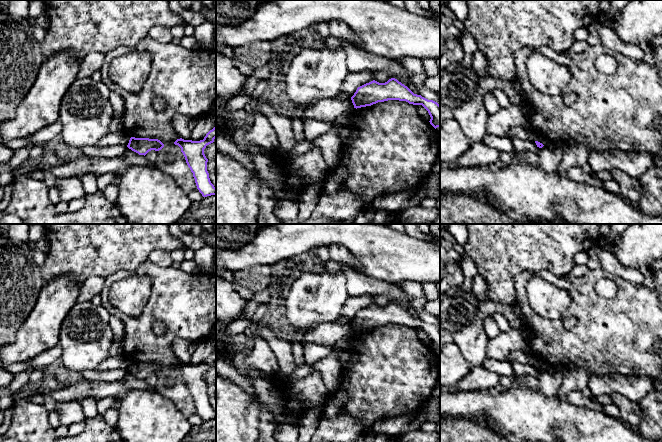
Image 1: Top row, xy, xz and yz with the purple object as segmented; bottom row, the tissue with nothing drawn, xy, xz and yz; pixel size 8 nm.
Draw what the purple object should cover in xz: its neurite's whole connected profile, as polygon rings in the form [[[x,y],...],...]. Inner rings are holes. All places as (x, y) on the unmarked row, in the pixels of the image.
[[[391,302],[385,307],[373,304],[364,308],[357,312],[351,324],[356,333],[388,324],[406,325],[409,328],[422,329],[431,341],[430,348],[435,353],[440,351],[440,329],[433,324],[414,318],[395,302]]]

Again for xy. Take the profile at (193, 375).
[[[216,351],[210,354],[203,364],[192,365],[177,363],[174,368],[181,372],[186,387],[193,397],[197,413],[203,421],[216,419],[216,412],[211,407],[209,397],[207,395],[208,383],[204,378],[207,369],[214,366],[216,362]]]

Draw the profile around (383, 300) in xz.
[[[383,294],[383,295],[378,295],[376,297],[374,304],[379,307],[385,307],[391,302],[392,302],[391,297],[387,294]]]

